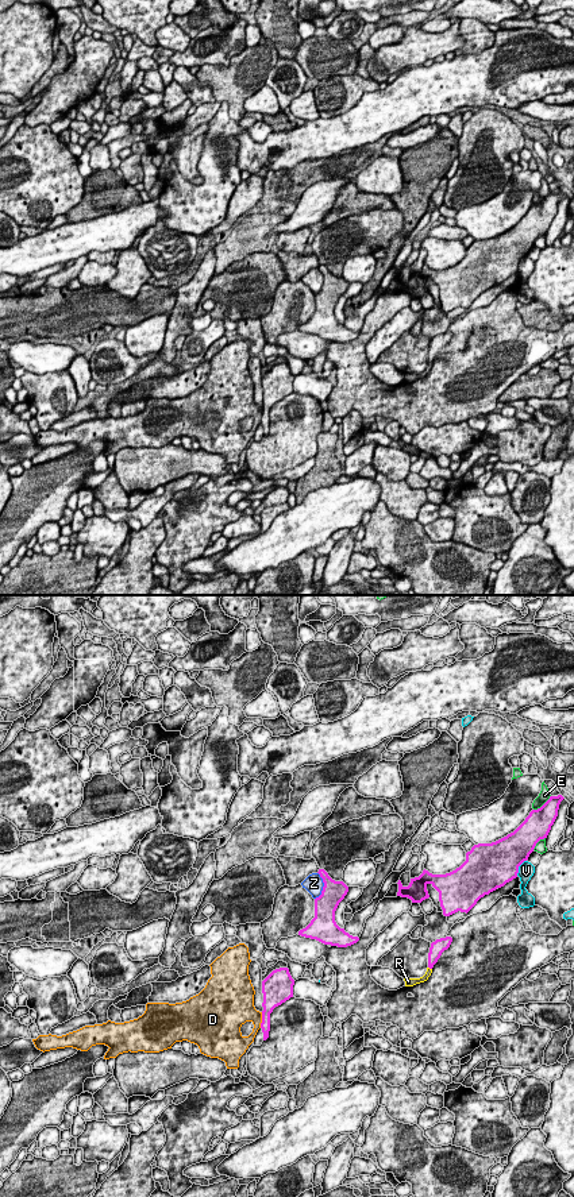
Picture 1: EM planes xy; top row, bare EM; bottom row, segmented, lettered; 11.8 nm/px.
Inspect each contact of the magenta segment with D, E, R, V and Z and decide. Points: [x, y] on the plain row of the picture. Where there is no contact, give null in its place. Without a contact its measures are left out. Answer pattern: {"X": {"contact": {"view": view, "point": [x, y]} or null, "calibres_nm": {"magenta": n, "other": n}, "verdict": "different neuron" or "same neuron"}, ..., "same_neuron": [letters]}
{"D": {"contact": {"view": "xy", "point": [262, 416]}, "calibres_nm": {"magenta": 180, "other": 260}, "verdict": "different neuron"}, "E": {"contact": {"view": "xy", "point": [543, 200]}, "calibres_nm": {"magenta": 320, "other": 130}, "verdict": "different neuron"}, "R": {"contact": {"view": "xy", "point": [430, 363]}, "calibres_nm": {"magenta": 160, "other": 90}, "verdict": "same neuron"}, "V": {"contact": {"view": "xy", "point": [517, 263]}, "calibres_nm": {"magenta": 500, "other": 190}, "verdict": "different neuron"}, "Z": {"contact": {"view": "xy", "point": [324, 281]}, "calibres_nm": {"magenta": 280, "other": 220}, "verdict": "different neuron"}, "same_neuron": ["R"]}

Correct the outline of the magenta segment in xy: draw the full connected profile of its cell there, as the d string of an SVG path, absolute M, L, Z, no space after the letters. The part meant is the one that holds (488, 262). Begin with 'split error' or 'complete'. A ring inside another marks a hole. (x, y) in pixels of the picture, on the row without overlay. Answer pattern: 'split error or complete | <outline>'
complete | M562 190L550 192L513 228L492 239L474 240L466 248L466 256L450 269L432 270L424 265L419 273L411 274L408 282L398 275L397 291L421 298L429 293L427 281L431 279L439 287L444 312L458 306L467 309L481 293L517 273L519 262L536 239L547 233L563 194Z

